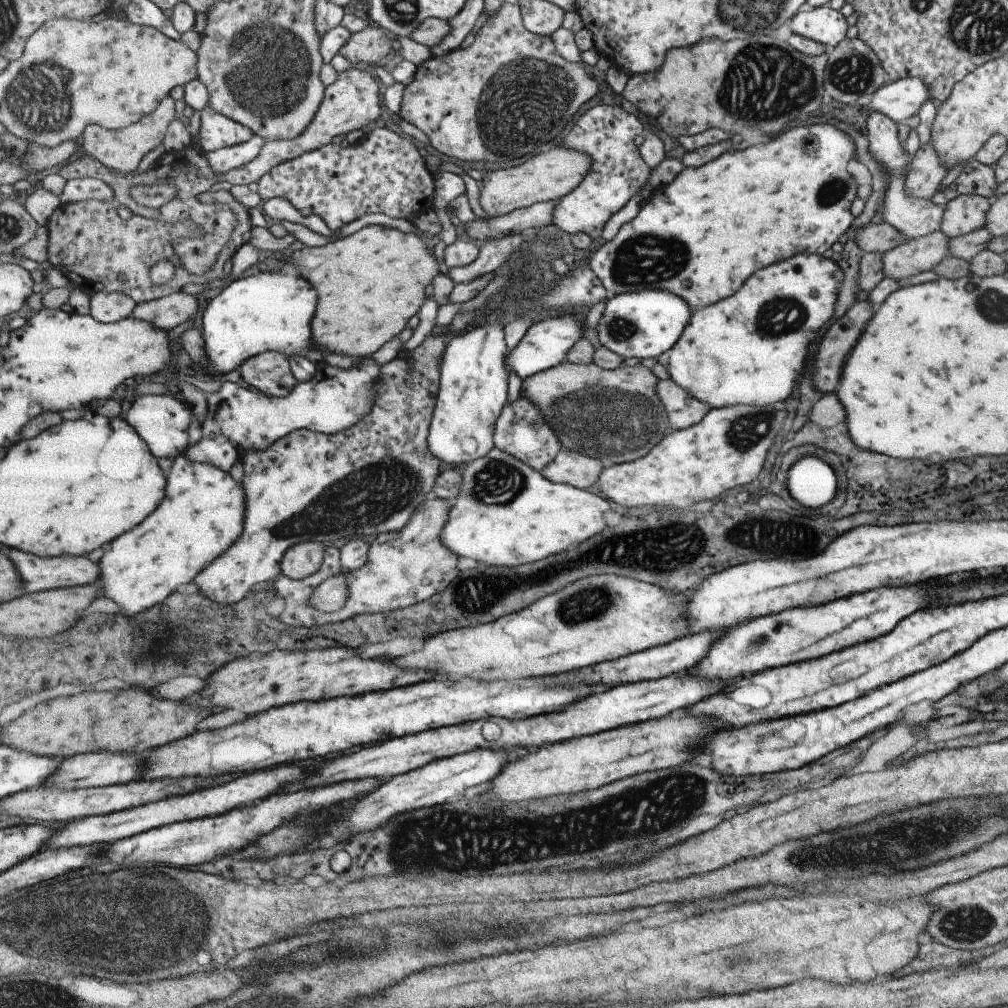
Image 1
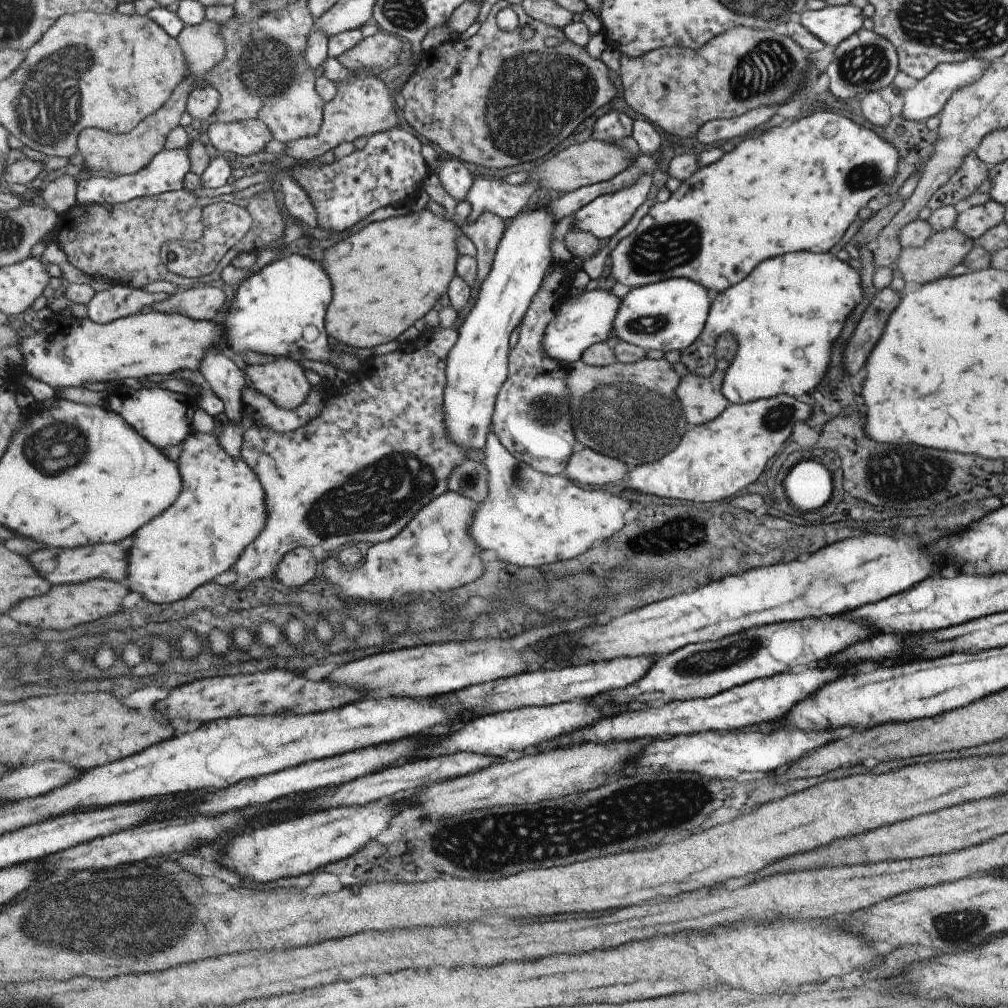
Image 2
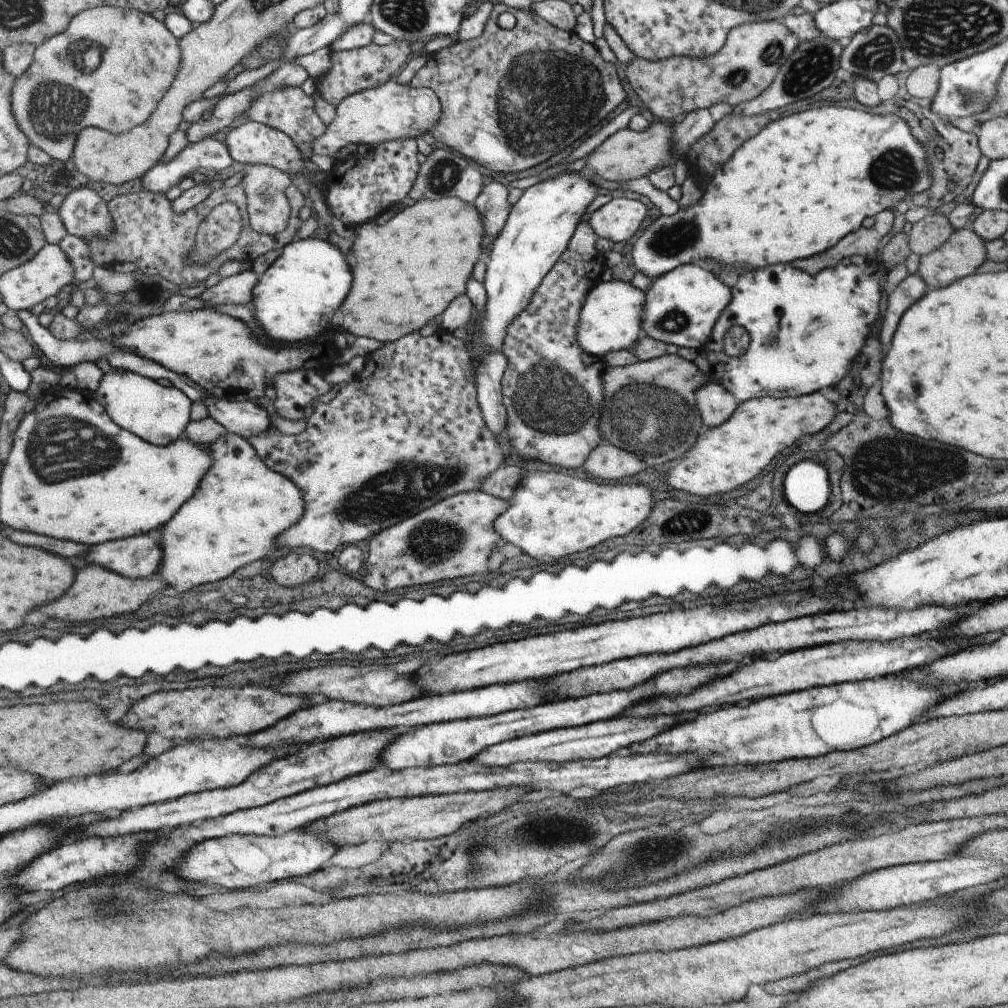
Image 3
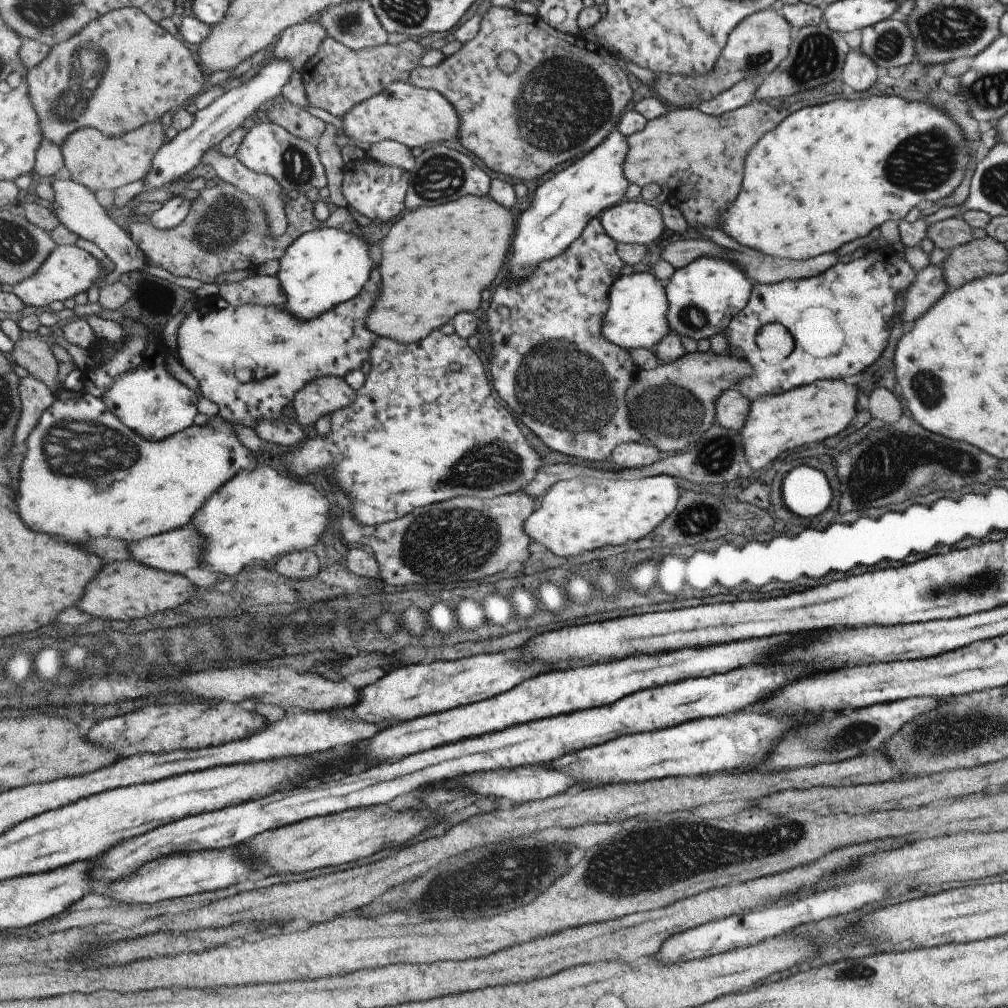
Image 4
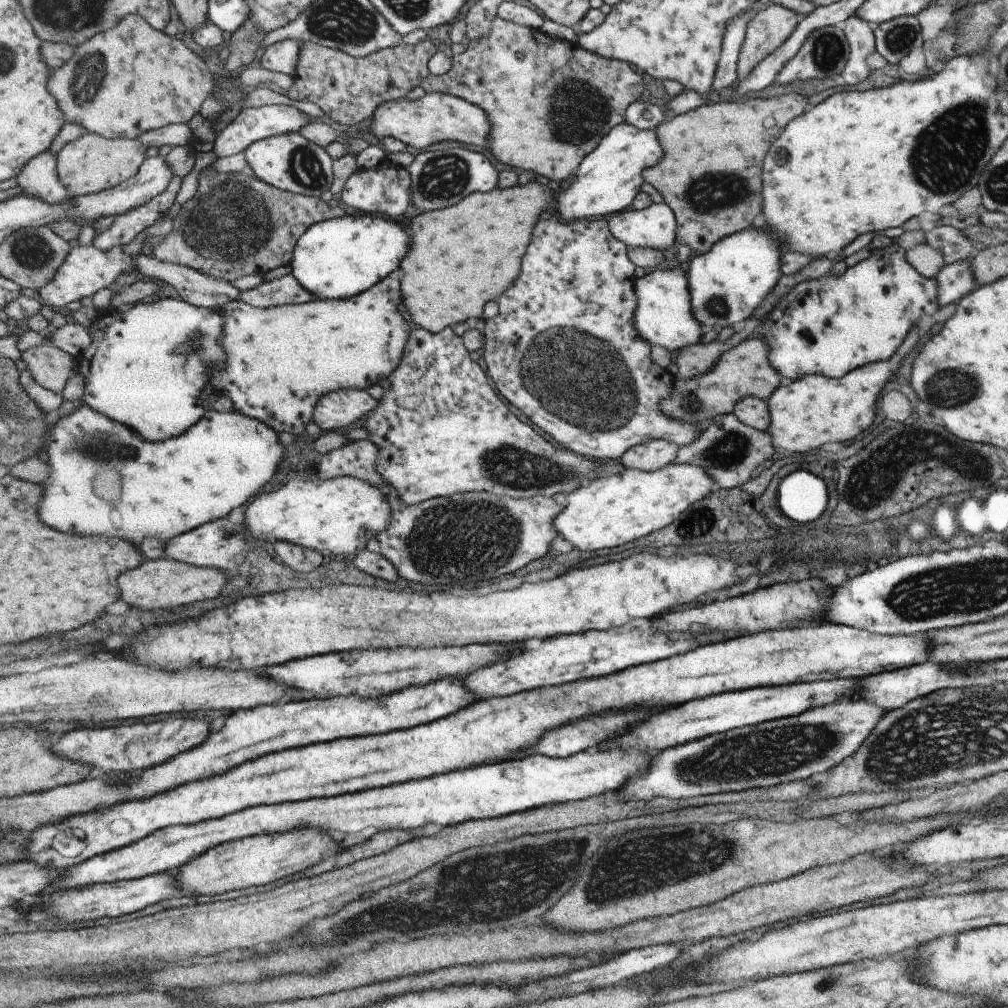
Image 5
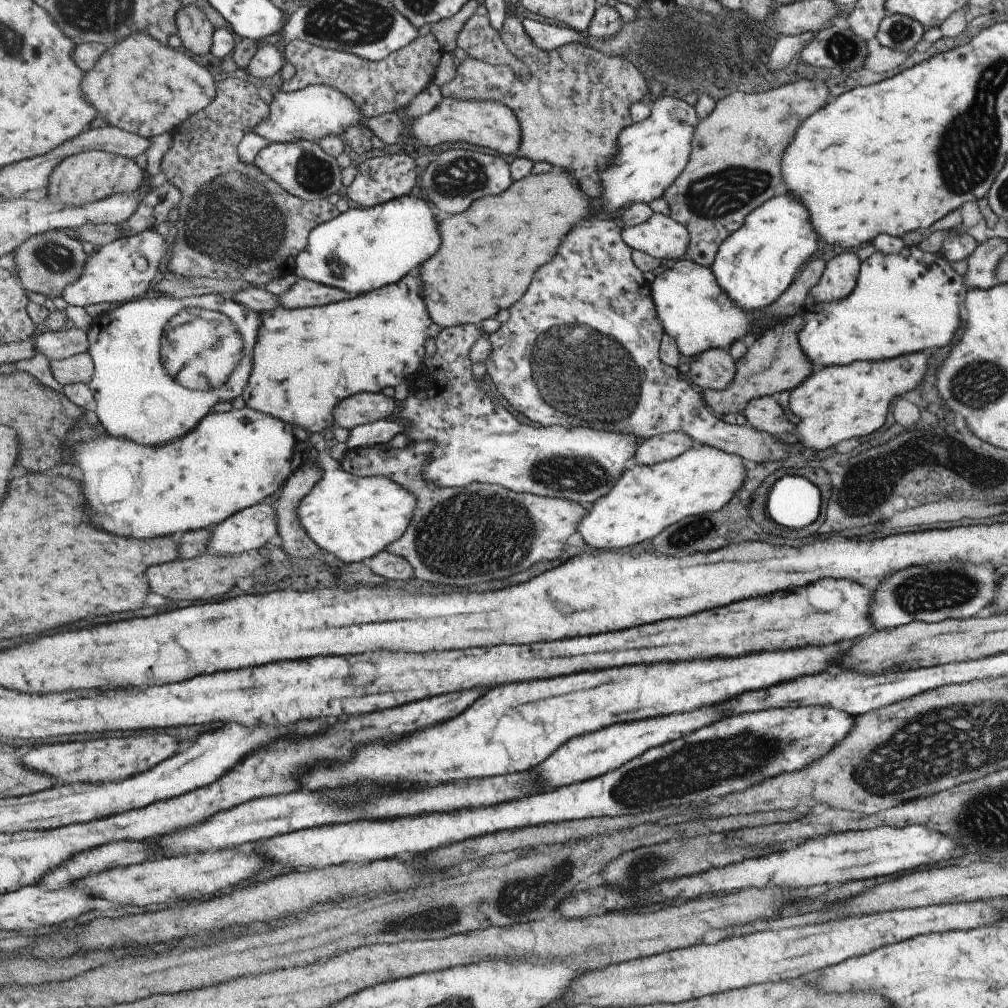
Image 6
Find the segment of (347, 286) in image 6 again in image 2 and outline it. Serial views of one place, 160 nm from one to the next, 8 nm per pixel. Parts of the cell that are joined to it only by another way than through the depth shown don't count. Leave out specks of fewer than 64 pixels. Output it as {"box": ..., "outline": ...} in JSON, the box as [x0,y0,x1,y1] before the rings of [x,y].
{"box":[224,253,363,375],"outline":[[[291,253],[272,261],[240,284],[225,318],[226,334],[224,339],[227,346],[235,352],[242,352],[246,355],[258,353],[288,356],[295,362],[303,359],[328,362],[336,370],[341,367],[351,375],[359,370],[357,366],[359,363],[363,363],[363,360],[346,354],[337,354],[329,348],[331,338],[327,336],[327,330],[325,330],[325,316],[327,316],[331,302],[333,302],[333,282],[331,282],[331,276],[325,272],[325,268],[309,256]]]}

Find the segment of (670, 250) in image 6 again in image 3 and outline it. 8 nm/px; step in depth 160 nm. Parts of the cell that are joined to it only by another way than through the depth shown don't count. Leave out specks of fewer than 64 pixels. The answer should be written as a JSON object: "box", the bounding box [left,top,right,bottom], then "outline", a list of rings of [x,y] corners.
{"box":[585,197,647,242],"outline":[[[620,197],[612,198],[596,211],[586,214],[585,218],[599,237],[623,242],[641,226],[645,212],[647,207],[639,200]]]}

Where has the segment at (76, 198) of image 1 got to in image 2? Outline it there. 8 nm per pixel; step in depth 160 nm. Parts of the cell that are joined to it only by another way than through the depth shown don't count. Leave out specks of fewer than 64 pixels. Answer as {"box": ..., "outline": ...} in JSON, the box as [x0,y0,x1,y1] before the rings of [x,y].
{"box":[78,147,191,205],"outline":[[[187,147],[182,149],[167,149],[159,153],[150,165],[140,170],[134,175],[102,175],[86,173],[82,175],[78,183],[78,202],[79,204],[105,204],[111,205],[126,203],[137,197],[159,196],[167,191],[180,191],[183,189],[185,176],[191,170],[189,162],[189,150]]]}

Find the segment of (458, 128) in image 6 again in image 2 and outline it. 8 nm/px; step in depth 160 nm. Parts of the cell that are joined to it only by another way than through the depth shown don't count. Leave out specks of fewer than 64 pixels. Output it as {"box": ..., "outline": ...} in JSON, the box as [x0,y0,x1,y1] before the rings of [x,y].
{"box":[286,75,399,160],"outline":[[[375,75],[359,76],[342,82],[335,98],[326,104],[319,134],[290,142],[286,154],[298,159],[315,160],[343,142],[353,142],[361,136],[370,137],[394,129],[395,126],[399,126],[399,116],[391,88]]]}

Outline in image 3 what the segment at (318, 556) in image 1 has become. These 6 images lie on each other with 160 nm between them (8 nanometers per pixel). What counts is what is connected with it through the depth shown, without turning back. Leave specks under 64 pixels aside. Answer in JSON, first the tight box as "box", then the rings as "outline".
{"box":[272,551,319,586],"outline":[[[287,551],[283,556],[277,556],[272,573],[283,586],[301,586],[319,574],[319,560],[313,554]]]}

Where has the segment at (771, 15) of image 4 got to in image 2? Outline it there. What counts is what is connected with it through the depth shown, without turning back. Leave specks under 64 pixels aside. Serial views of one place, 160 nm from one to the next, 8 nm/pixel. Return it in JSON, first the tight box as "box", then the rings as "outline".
{"box":[618,26,807,141],"outline":[[[739,26],[723,32],[717,38],[711,38],[699,50],[661,47],[650,50],[641,57],[631,58],[622,54],[618,76],[624,100],[631,110],[635,110],[635,114],[645,116],[647,122],[655,126],[655,130],[663,130],[670,134],[671,138],[681,141],[685,137],[695,135],[704,122],[739,116],[759,104],[783,104],[783,98],[789,98],[789,94],[802,83],[807,59],[807,53],[795,44],[789,35],[779,35],[773,30],[747,30]]]}

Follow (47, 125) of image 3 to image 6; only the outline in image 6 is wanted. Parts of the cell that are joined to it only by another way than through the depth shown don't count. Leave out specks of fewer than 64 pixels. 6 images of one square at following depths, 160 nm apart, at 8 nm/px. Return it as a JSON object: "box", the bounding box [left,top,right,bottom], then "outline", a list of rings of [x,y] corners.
{"box":[82,31,215,138],"outline":[[[139,31],[129,35],[117,46],[112,46],[102,59],[87,71],[82,87],[91,104],[103,115],[113,127],[141,135],[145,138],[157,134],[173,133],[183,122],[206,109],[215,98],[215,78],[213,74],[197,64],[187,54],[179,52],[167,44]]]}

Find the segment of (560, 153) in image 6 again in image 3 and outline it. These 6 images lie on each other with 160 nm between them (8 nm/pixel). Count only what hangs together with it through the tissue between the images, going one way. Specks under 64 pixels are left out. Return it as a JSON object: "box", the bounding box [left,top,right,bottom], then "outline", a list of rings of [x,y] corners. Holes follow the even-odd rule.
{"box":[409,2,625,176],"outline":[[[503,2],[494,5],[485,32],[479,38],[459,40],[430,55],[409,84],[413,88],[432,87],[440,96],[442,117],[431,132],[437,141],[476,164],[511,176],[545,162],[551,158],[551,150],[557,154],[571,146],[625,97],[615,67],[603,60],[592,43],[583,42],[573,31],[554,27],[533,10],[513,10]],[[503,12],[512,12],[515,16],[517,21],[512,29],[499,26],[497,20]]]}

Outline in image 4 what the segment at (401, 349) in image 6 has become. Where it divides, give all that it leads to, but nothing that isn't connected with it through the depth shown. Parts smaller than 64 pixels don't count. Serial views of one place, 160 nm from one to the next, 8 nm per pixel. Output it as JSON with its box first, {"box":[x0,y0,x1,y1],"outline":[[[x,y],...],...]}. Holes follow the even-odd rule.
{"box":[177,290,381,429],"outline":[[[365,290],[359,298],[353,298],[335,310],[329,310],[323,314],[323,318],[305,322],[295,318],[285,307],[254,304],[236,307],[219,298],[215,307],[197,305],[181,322],[177,332],[183,356],[181,364],[184,368],[189,368],[188,372],[199,382],[202,395],[218,406],[219,414],[224,419],[252,429],[261,421],[277,423],[284,419],[283,410],[293,404],[296,394],[307,383],[323,377],[345,378],[349,372],[363,368],[365,362],[371,364],[372,350],[381,338],[365,326],[371,308],[373,292]],[[243,367],[248,367],[254,373],[250,381],[239,382],[235,376],[237,370]]]}

